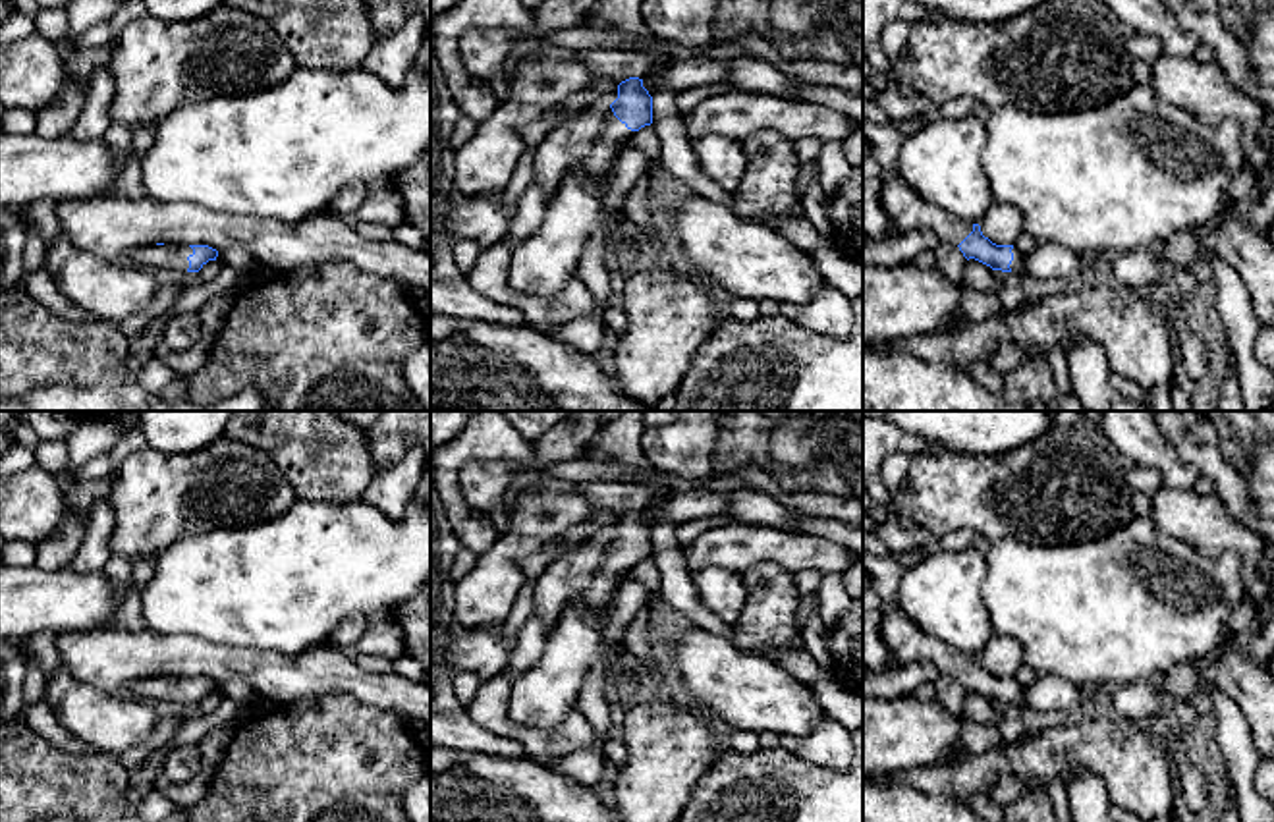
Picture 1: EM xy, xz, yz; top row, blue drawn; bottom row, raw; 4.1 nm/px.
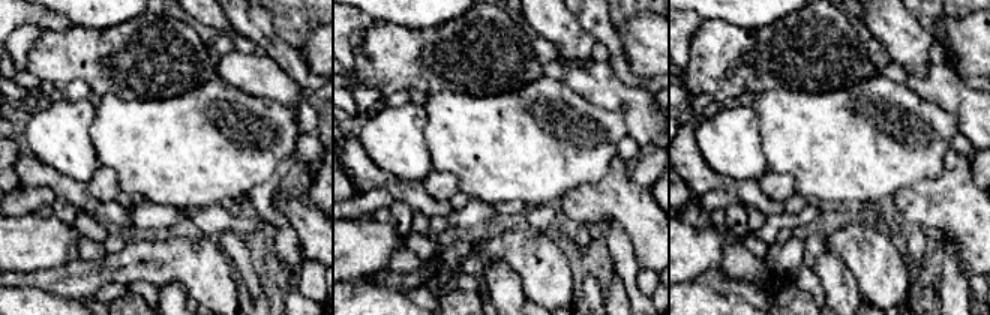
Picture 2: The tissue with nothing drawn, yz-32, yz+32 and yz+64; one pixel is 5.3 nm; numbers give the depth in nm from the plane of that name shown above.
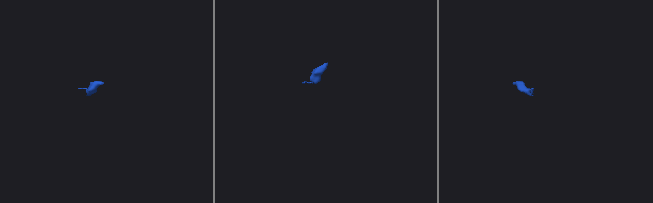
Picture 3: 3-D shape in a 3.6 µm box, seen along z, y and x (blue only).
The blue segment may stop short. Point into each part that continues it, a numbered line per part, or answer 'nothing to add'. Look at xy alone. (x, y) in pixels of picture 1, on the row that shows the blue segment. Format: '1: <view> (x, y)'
1: xy (153, 257)

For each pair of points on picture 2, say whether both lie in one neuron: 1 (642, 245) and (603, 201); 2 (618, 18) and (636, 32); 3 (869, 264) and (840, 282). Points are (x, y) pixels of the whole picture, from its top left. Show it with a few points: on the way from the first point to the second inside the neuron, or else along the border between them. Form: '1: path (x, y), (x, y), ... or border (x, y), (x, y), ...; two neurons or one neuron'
1: path (641, 233), (615, 207); one neuron
2: border (638, 15), (615, 29); two neurons
3: border (828, 249), (845, 264), (863, 297); two neurons

